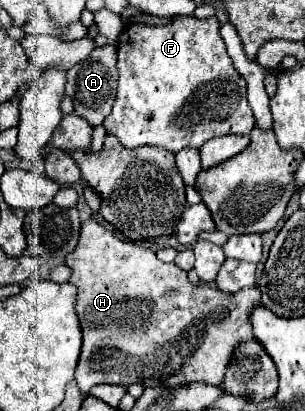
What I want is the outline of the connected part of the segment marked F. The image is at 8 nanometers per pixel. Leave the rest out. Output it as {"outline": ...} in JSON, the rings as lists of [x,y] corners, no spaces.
{"outline":[[[178,16],[174,18],[170,24],[166,26],[146,26],[146,24],[128,24],[120,36],[120,44],[118,44],[118,94],[116,94],[116,102],[112,106],[110,116],[104,118],[104,128],[106,132],[114,134],[120,144],[124,148],[138,148],[138,146],[160,146],[166,148],[170,152],[180,152],[182,148],[190,146],[190,148],[200,148],[204,142],[208,142],[210,138],[216,136],[224,136],[224,134],[244,134],[250,136],[252,132],[252,110],[248,110],[248,102],[246,102],[246,94],[244,94],[244,78],[240,78],[238,70],[232,66],[232,60],[228,58],[224,40],[220,36],[220,22],[216,20],[216,16],[212,18],[204,18],[198,20],[194,16]]]}

